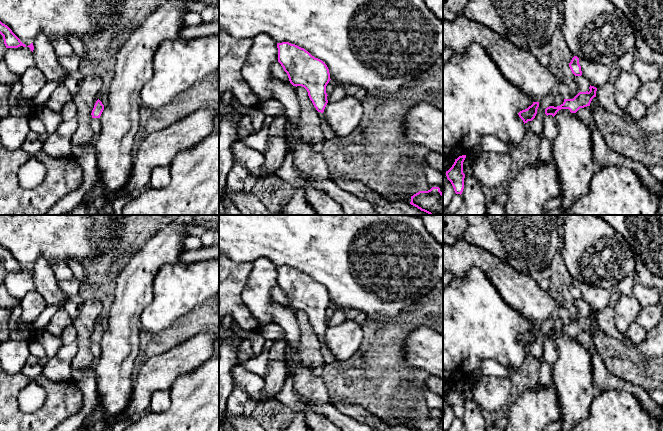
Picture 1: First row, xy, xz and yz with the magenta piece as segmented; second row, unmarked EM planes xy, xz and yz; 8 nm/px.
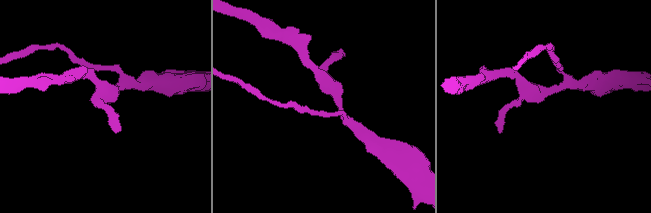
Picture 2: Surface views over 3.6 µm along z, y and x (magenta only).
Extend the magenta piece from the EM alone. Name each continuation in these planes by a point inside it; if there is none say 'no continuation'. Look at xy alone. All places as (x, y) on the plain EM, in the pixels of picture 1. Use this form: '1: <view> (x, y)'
no continuation

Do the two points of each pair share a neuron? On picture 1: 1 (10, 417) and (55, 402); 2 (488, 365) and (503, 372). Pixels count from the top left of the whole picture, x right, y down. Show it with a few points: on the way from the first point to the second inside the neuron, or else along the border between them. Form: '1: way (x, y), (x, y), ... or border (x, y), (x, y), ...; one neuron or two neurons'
1: way (21, 418), (39, 418), (44, 413); one neuron
2: way (492, 368), (499, 371); one neuron

